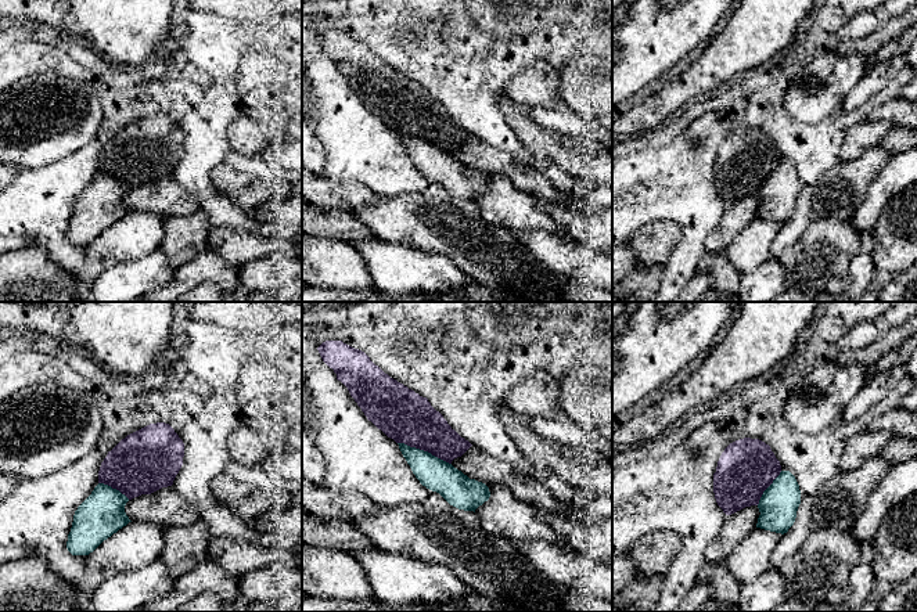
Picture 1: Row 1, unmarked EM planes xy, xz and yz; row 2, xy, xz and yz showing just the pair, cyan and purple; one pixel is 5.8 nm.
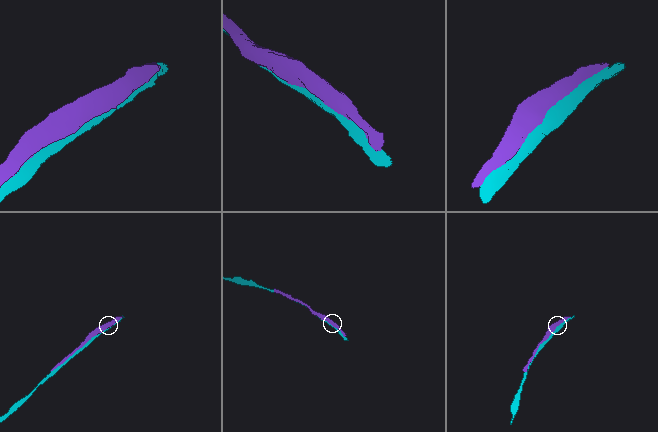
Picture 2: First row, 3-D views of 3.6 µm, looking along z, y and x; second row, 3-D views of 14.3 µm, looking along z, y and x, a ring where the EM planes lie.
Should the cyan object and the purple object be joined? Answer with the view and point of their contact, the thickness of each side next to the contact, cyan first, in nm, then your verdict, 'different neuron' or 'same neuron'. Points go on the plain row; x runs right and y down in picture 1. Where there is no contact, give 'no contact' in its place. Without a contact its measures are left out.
meets cyan in xz at (423, 140); 190 nm thick on the cyan side, 300 nm on the other; different neuron

